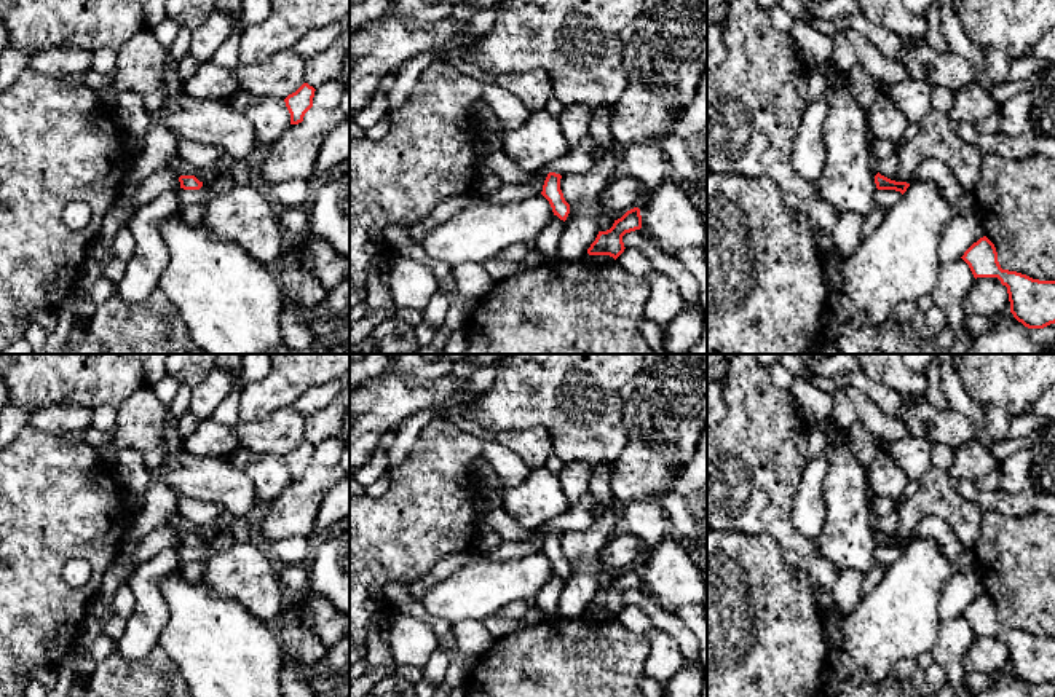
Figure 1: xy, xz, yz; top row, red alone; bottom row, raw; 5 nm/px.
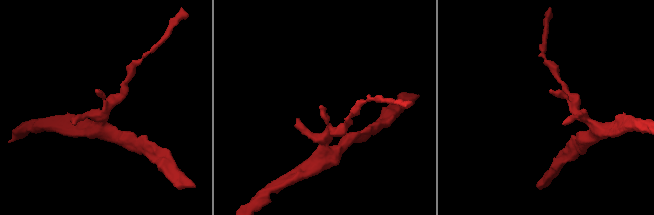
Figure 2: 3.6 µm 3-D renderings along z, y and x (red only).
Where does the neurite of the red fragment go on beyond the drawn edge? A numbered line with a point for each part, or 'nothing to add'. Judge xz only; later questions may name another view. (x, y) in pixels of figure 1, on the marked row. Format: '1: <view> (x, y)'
nothing to add

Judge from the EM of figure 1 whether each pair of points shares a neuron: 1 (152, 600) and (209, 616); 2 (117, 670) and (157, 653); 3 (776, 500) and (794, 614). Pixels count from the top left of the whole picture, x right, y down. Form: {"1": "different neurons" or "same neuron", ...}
{"1": "different neurons", "2": "same neuron", "3": "different neurons"}

